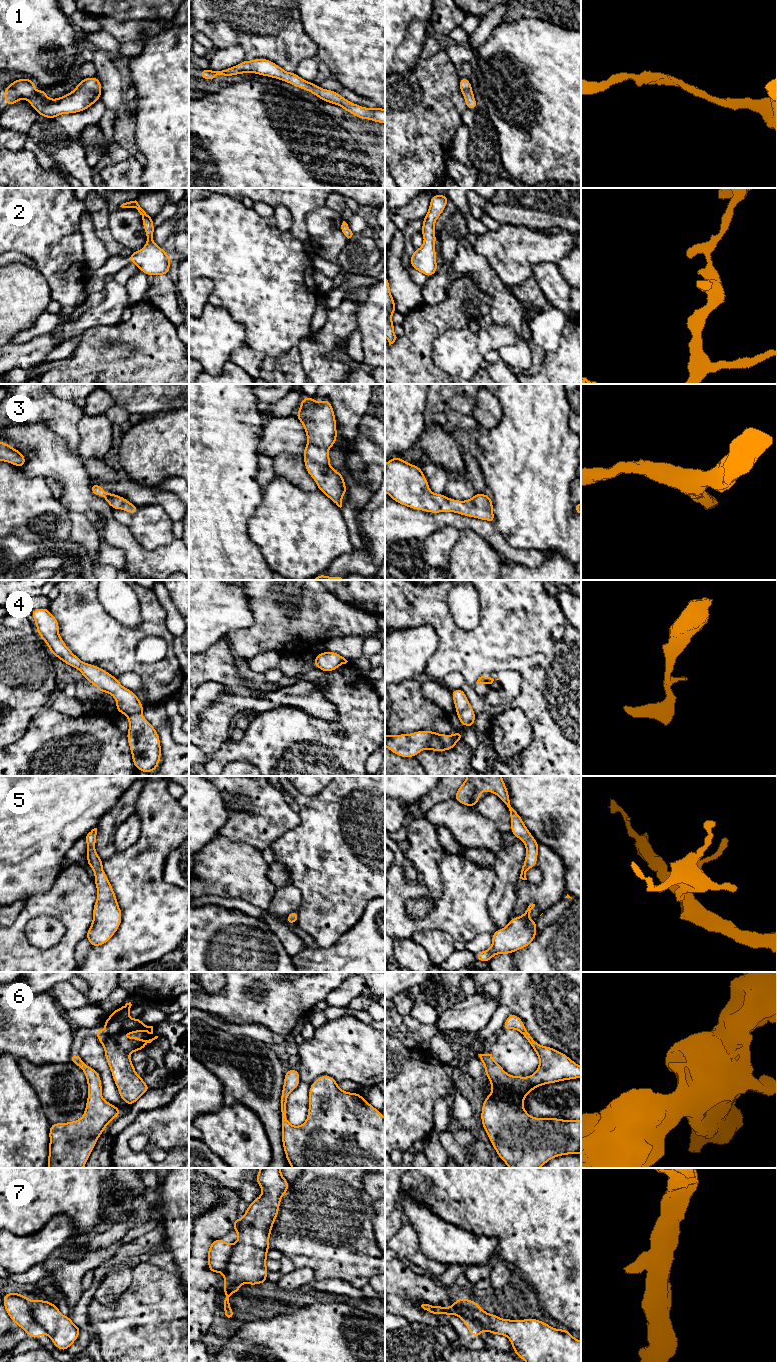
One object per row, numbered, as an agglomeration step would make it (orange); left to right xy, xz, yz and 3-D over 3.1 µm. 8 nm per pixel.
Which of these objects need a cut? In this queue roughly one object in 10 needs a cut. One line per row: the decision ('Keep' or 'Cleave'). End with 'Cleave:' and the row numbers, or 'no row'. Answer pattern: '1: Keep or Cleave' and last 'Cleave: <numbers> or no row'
1: Keep
2: Keep
3: Keep
4: Keep
5: Keep
6: Keep
7: Cleave
Cleave: 7

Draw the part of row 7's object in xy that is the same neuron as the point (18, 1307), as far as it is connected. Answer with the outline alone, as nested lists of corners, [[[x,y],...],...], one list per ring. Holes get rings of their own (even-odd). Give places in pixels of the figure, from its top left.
[[[11,1292],[3,1295],[3,1304],[13,1323],[21,1327],[29,1337],[38,1338],[44,1335],[44,1330],[32,1317],[33,1301],[30,1298]]]

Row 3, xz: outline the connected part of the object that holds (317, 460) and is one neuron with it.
[[[304,397],[295,415],[303,424],[307,445],[303,452],[307,472],[323,492],[338,507],[347,492],[344,476],[330,466],[328,450],[337,441],[336,418],[328,399],[317,403],[313,397]]]

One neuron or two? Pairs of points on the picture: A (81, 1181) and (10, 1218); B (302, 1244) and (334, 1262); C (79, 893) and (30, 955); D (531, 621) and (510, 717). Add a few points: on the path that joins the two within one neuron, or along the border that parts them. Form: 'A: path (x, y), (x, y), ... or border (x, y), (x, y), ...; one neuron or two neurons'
A: path (63, 1188), (58, 1188), (35, 1209), (28, 1209); one neuron
B: path (310, 1252), (326, 1259); one neuron
C: path (76, 914), (75, 933), (54, 955), (51, 955); one neuron
D: border (516, 706), (523, 712), (531, 725); two neurons

